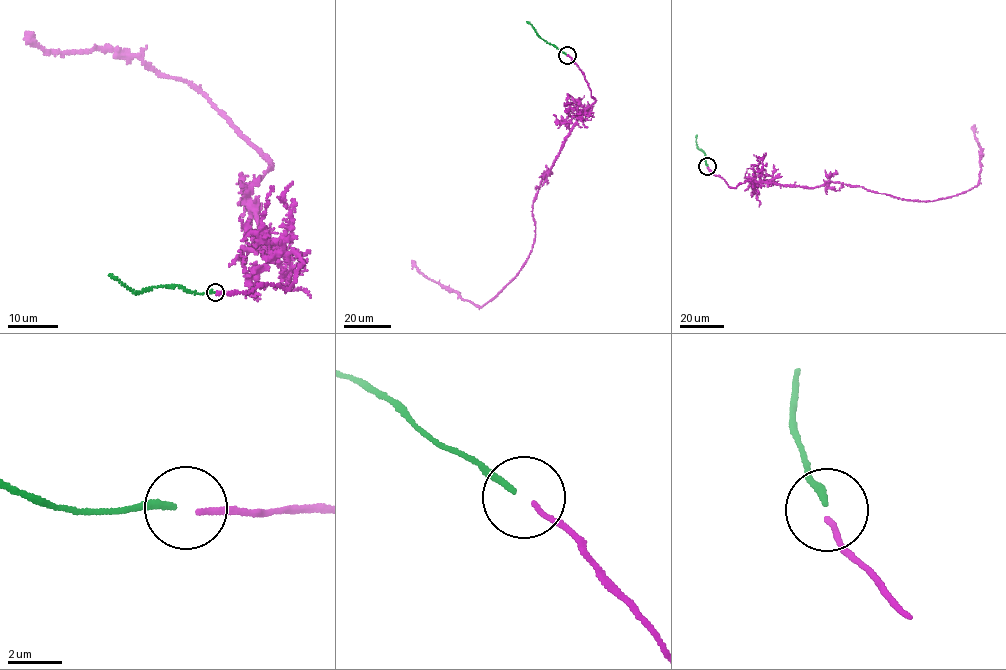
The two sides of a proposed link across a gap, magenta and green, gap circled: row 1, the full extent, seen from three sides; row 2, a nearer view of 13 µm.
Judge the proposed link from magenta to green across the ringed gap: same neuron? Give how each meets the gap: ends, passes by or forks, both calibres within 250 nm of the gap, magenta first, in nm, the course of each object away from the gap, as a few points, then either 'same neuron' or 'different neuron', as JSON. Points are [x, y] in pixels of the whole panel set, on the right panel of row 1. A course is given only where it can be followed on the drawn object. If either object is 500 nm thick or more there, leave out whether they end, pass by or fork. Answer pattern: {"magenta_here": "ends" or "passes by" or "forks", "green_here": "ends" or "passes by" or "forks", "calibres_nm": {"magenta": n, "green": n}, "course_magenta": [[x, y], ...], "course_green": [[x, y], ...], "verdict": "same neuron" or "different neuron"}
{"magenta_here": "ends", "green_here": "ends", "calibres_nm": {"magenta": 200, "green": 240}, "course_magenta": [[707, 167], [730, 187], [750, 180], [807, 188], [836, 182], [931, 201], [978, 185], [982, 150], [971, 126]], "course_green": [[708, 166], [705, 153], [698, 148], [697, 134]], "verdict": "different neuron"}

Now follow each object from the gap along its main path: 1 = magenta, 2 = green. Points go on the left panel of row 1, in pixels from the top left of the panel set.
1: (217, 293), (289, 289), (303, 262), (270, 244), (245, 197), (270, 159), (201, 92), (138, 57), (23, 40)
2: (213, 292), (195, 293), (165, 286), (136, 293), (109, 274)

